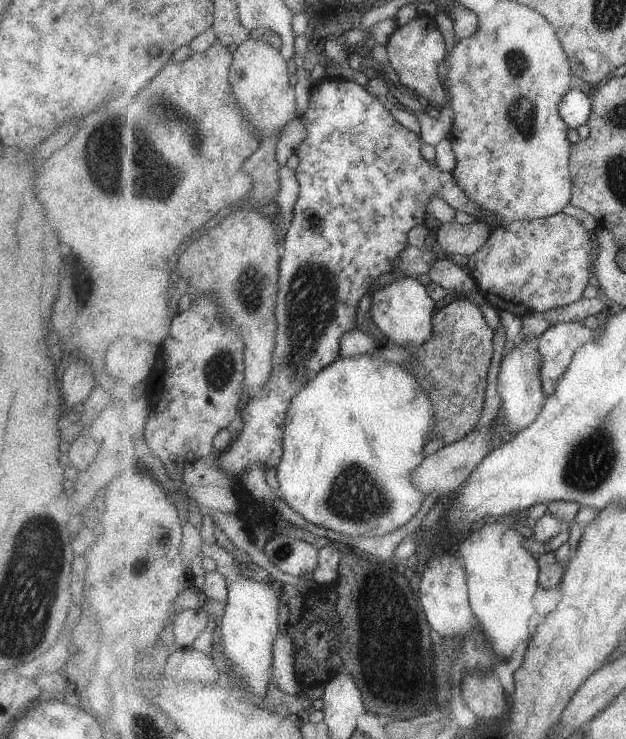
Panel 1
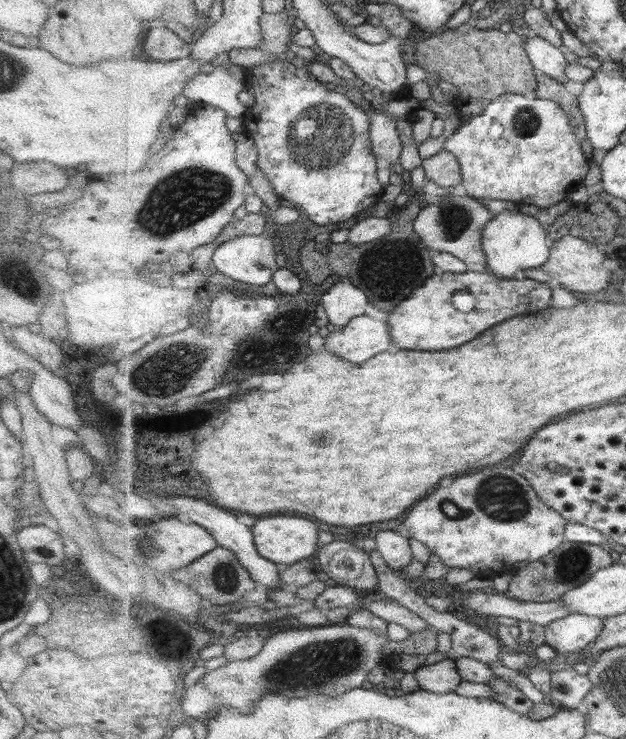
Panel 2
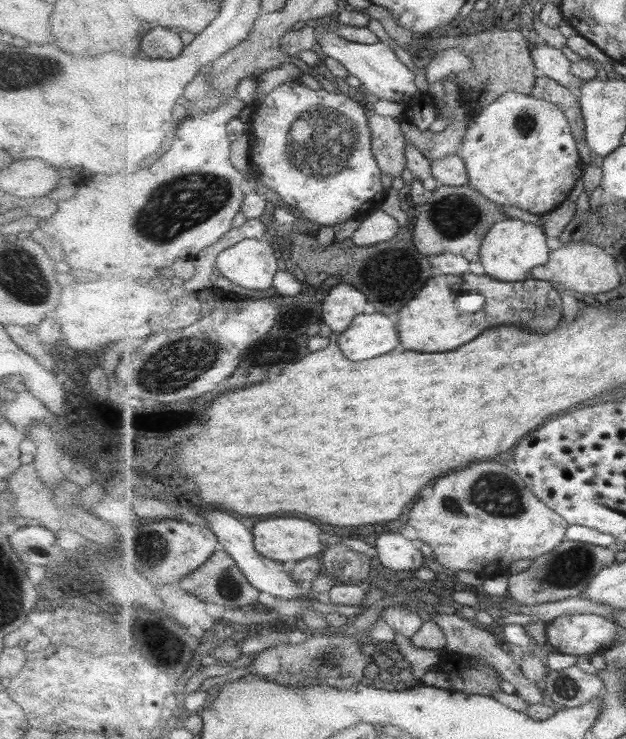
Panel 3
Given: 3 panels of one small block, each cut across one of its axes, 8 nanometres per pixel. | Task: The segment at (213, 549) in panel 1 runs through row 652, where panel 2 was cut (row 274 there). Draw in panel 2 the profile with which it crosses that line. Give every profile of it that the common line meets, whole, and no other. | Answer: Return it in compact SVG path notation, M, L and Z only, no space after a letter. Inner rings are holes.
M265 234L232 238L214 252L213 270L244 283L270 284L279 270L276 243Z

